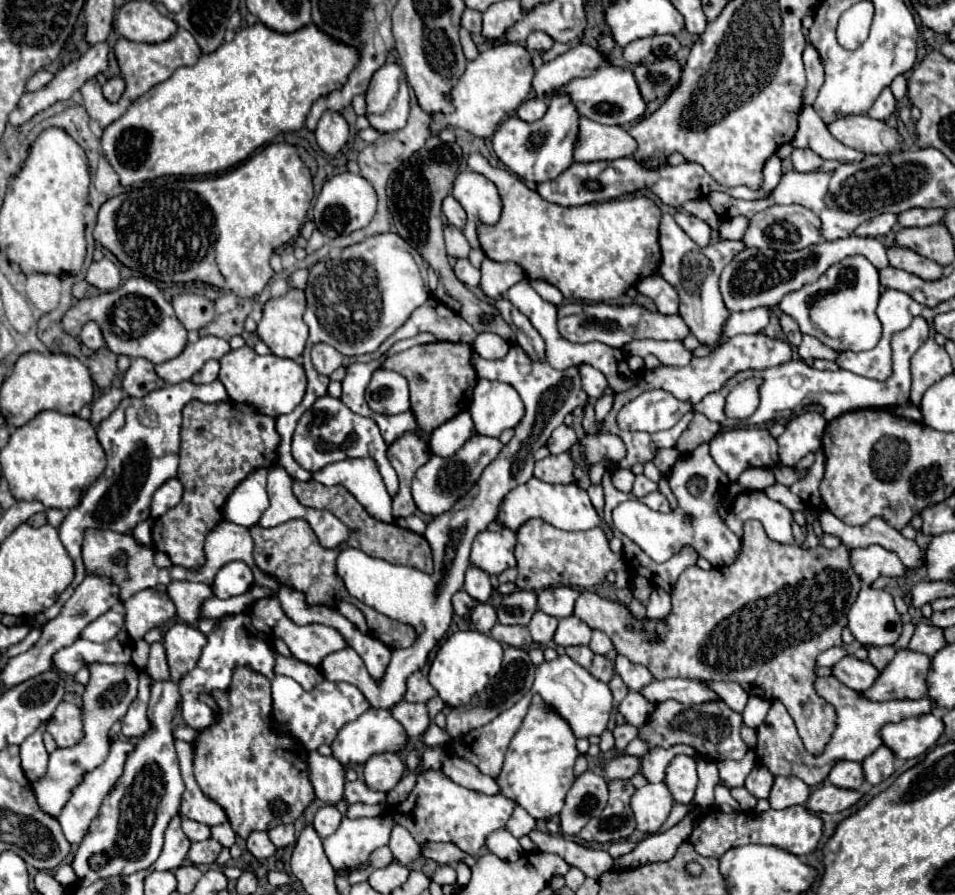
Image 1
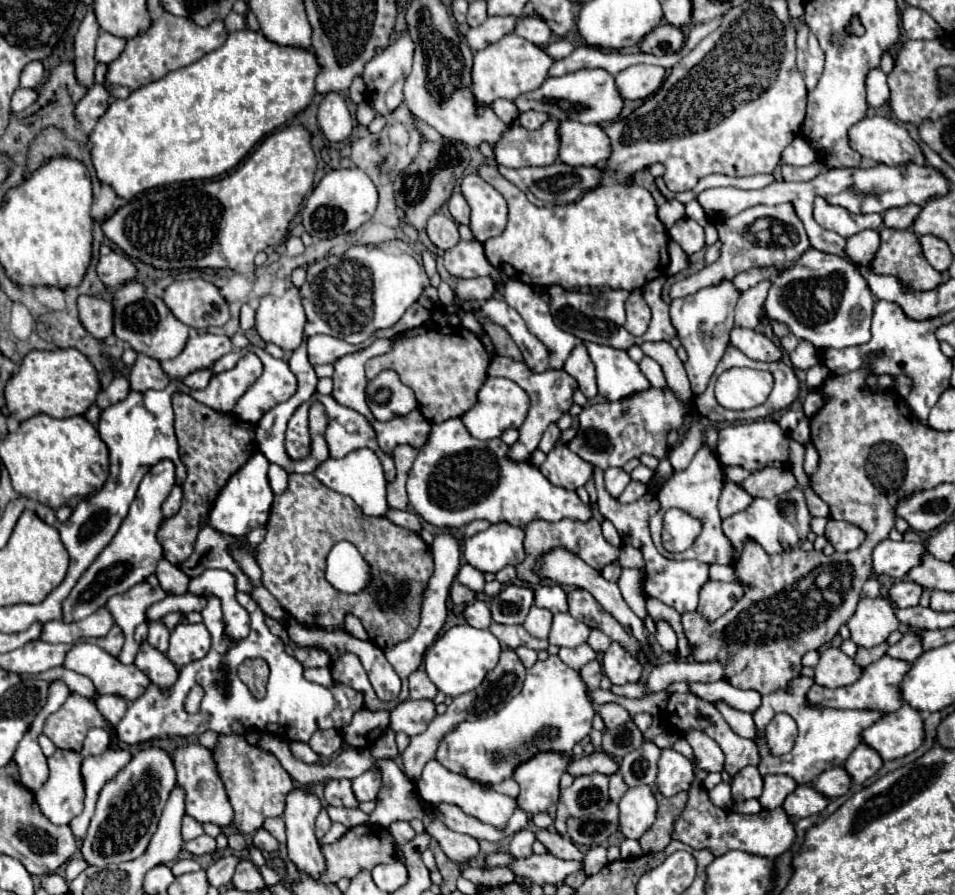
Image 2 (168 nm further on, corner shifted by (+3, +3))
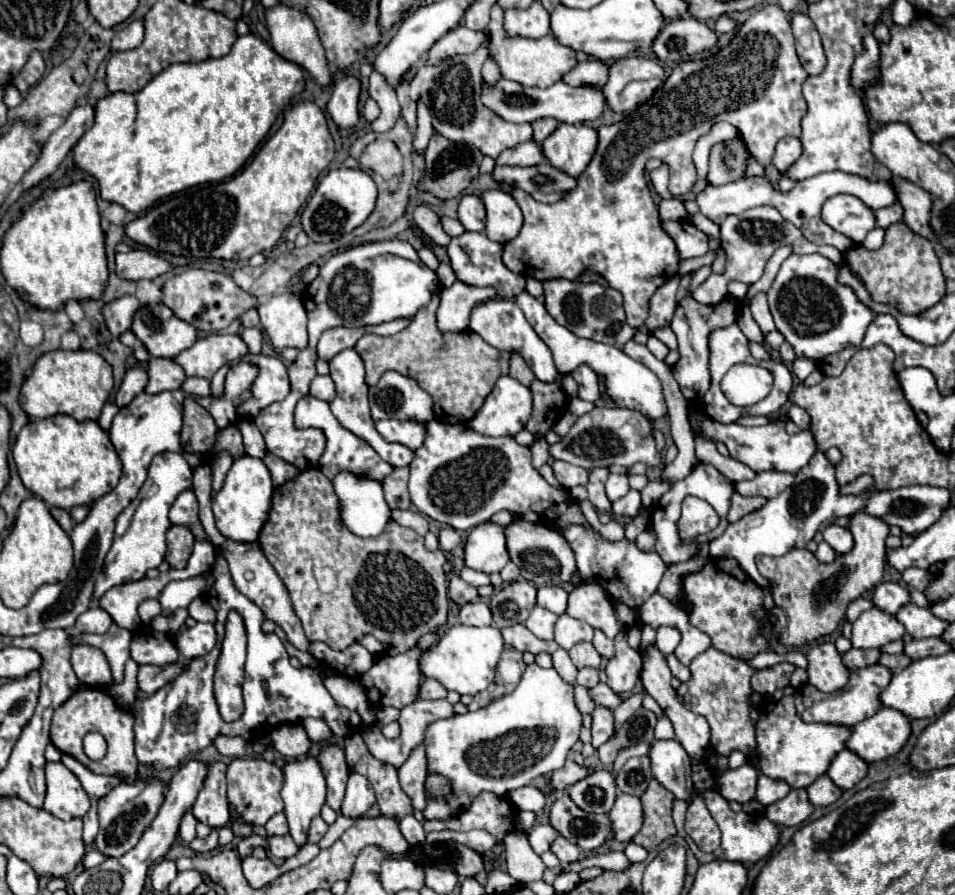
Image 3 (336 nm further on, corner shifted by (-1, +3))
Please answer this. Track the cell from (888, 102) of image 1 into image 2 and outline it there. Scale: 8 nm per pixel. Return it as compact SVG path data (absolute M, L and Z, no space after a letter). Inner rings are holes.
M874 69L868 73L866 95L868 95L868 105L874 109L882 107L890 99L890 87L886 83L886 75L880 69Z

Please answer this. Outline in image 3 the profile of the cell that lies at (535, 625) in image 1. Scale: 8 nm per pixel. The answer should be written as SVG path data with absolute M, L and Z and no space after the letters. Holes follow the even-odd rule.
M534 607L530 617L526 619L526 627L538 637L538 639L554 639L554 623L558 615L544 609L544 607Z

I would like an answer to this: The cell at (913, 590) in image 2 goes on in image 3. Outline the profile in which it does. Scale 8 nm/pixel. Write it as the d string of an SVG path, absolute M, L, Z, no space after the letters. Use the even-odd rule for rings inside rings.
M878 583L872 593L872 603L880 611L894 615L902 605L910 603L910 593L898 583Z

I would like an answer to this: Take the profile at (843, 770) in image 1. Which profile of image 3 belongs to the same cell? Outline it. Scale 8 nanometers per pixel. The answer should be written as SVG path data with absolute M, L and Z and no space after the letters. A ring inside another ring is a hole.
M826 775L818 777L812 785L808 785L808 801L814 805L814 807L820 807L820 805L832 805L840 795L842 795L842 789L838 789Z

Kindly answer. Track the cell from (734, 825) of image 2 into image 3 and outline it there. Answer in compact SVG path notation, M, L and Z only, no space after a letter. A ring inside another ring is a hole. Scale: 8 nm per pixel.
M710 791L706 793L706 805L708 805L708 811L712 813L714 821L718 823L720 831L722 831L722 841L720 841L720 847L714 851L714 853L702 853L692 841L690 837L686 837L686 831L684 831L684 815L686 815L686 809L688 809L688 803L686 801L674 801L674 811L672 811L672 817L674 817L674 823L676 823L676 829L678 829L678 835L686 839L686 843L690 845L692 853L696 855L696 859L700 863L710 863L714 859L724 859L724 861L738 861L738 863L756 863L760 859L764 859L778 843L778 827L774 823L770 823L766 817L756 817L756 815L750 815L750 813L734 813L730 809L730 805L726 803L726 799L718 793L718 791Z

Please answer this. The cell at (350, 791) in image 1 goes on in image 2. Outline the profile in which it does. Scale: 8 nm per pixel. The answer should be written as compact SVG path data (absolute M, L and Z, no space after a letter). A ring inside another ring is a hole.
M334 779L324 785L324 799L334 807L358 807L358 799L352 791L350 779Z

